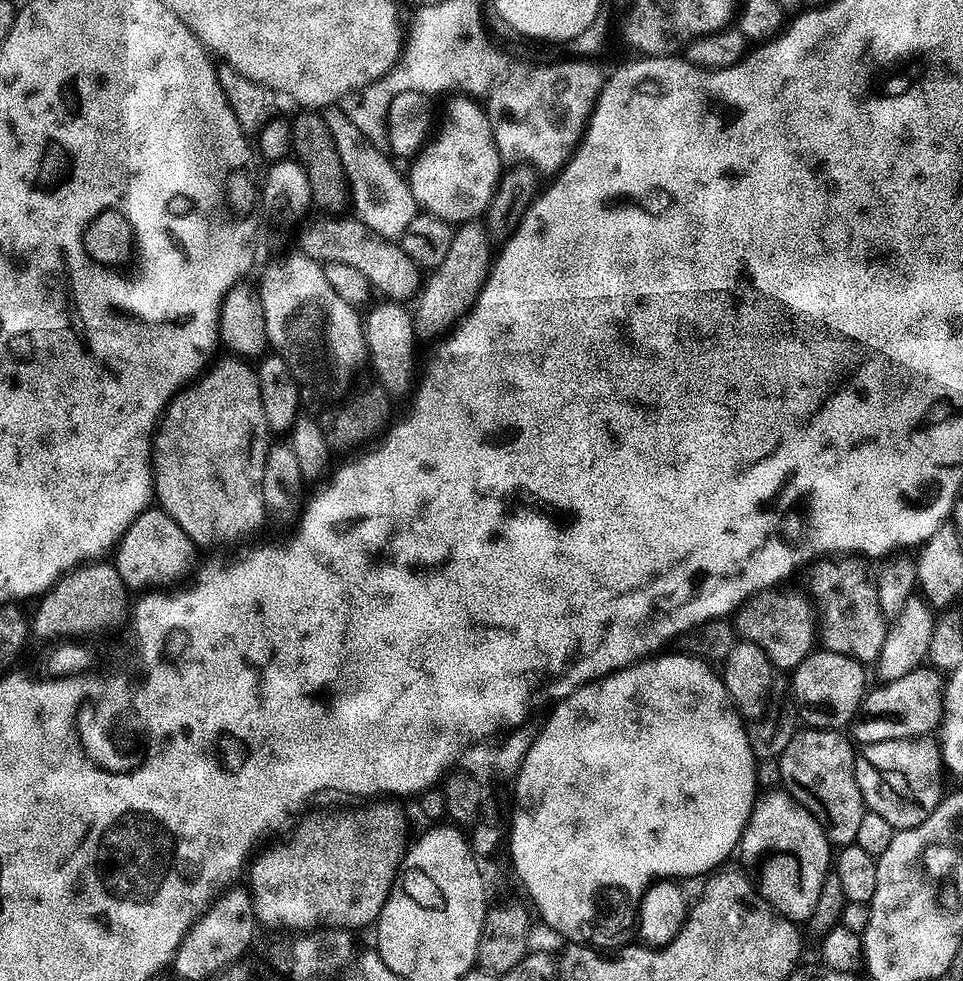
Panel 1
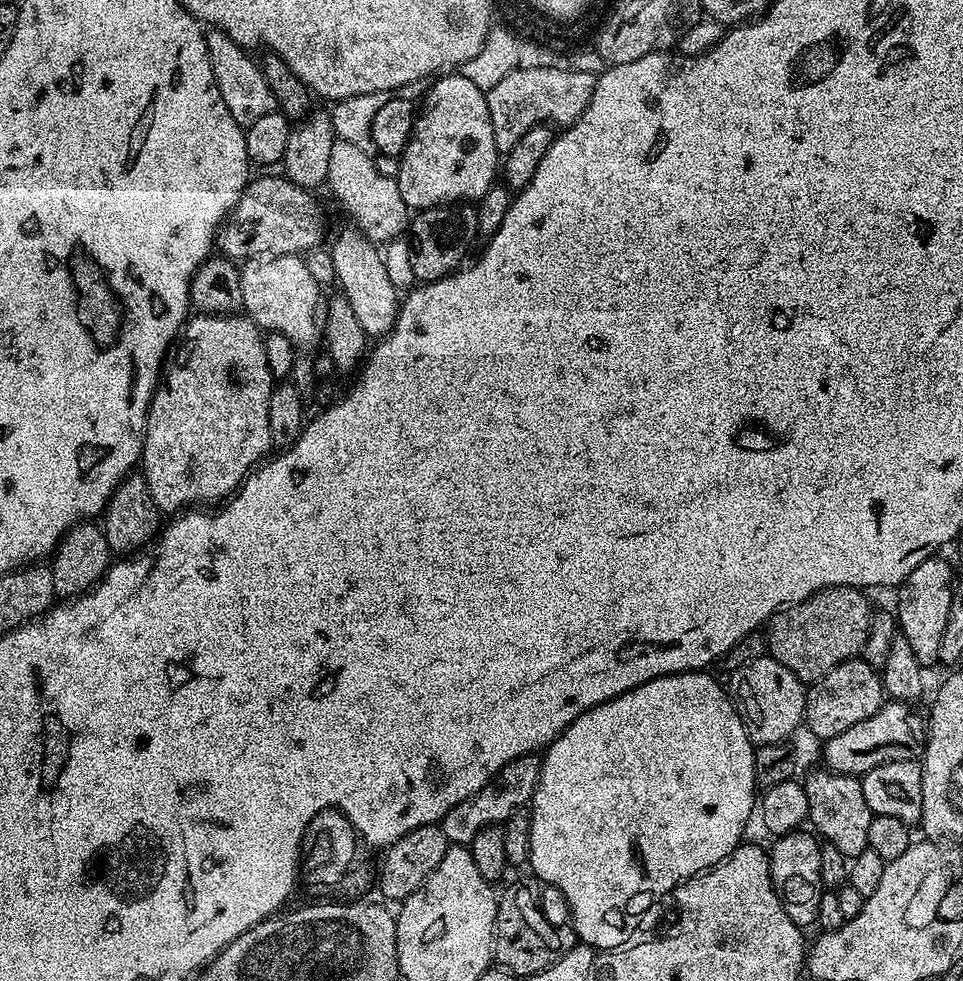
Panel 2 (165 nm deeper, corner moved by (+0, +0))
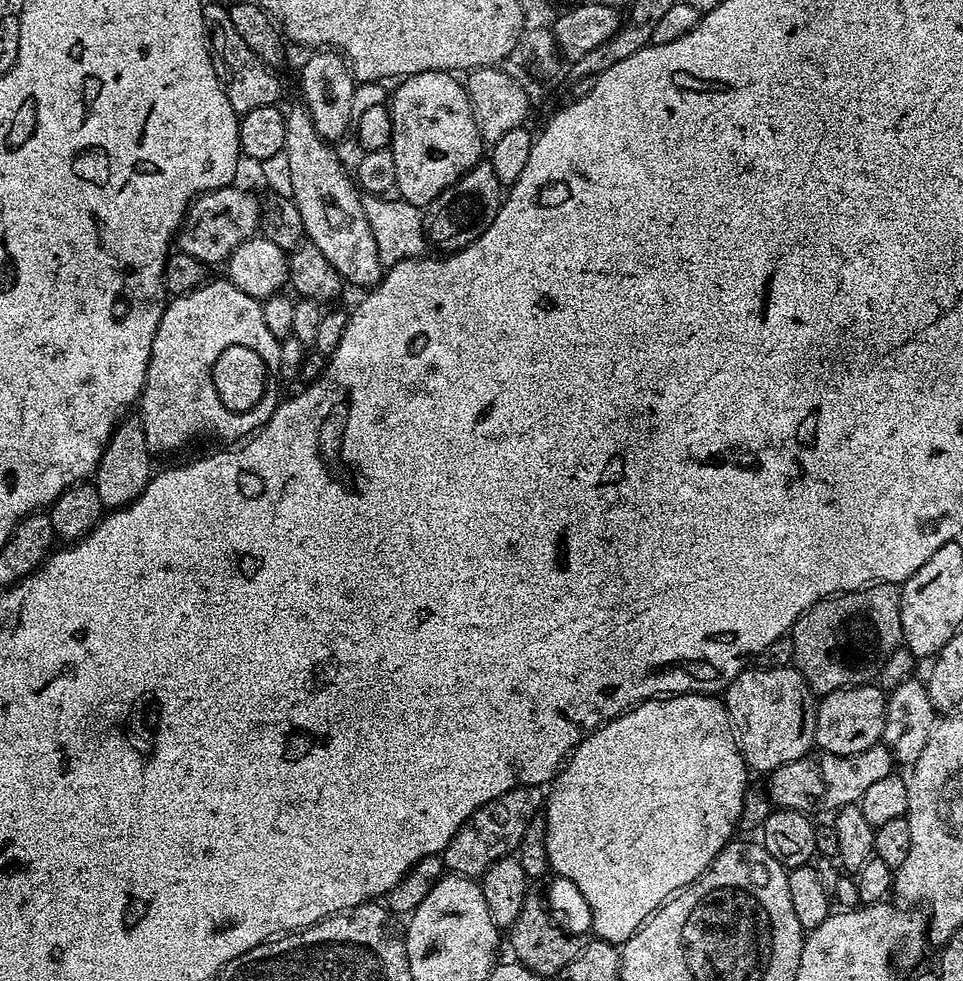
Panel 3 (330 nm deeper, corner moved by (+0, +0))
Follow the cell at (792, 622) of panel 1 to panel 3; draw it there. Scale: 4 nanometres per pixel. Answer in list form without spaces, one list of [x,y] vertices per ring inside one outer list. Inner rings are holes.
[[[877,582],[863,590],[829,596],[803,612],[790,635],[793,638],[794,667],[804,675],[813,693],[823,694],[848,688],[851,684],[875,681],[880,675],[878,657],[896,651],[904,639],[900,588],[895,584]]]

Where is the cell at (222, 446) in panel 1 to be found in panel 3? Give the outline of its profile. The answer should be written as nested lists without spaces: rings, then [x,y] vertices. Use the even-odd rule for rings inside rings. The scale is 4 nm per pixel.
[[[227,278],[211,280],[200,284],[186,294],[171,297],[164,305],[164,313],[158,322],[158,330],[154,334],[154,346],[150,350],[150,362],[148,363],[144,391],[140,393],[138,401],[138,409],[140,408],[138,419],[146,434],[149,449],[156,454],[159,454],[159,452],[176,452],[179,448],[186,447],[191,440],[198,439],[199,436],[217,436],[220,440],[243,441],[263,428],[266,421],[274,414],[276,405],[282,399],[282,393],[280,393],[280,340],[274,334],[270,334],[270,329],[267,328],[266,321],[262,318],[261,301],[254,299],[242,290],[238,290],[238,286],[234,286],[232,281]]]

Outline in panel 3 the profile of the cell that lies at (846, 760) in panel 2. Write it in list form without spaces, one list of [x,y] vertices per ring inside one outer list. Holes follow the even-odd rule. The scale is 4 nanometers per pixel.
[[[883,743],[853,756],[835,756],[829,752],[816,750],[771,772],[772,784],[767,785],[768,795],[771,796],[773,805],[781,809],[805,814],[817,814],[816,812],[832,814],[848,804],[860,801],[864,791],[874,782],[893,775],[892,767],[894,767],[892,754]]]

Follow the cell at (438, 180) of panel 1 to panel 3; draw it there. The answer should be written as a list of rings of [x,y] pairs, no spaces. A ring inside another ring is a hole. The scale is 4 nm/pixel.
[[[419,72],[413,76],[403,77],[395,85],[390,96],[392,110],[392,143],[390,149],[394,156],[395,191],[400,191],[399,199],[405,204],[424,210],[442,190],[446,190],[462,174],[466,174],[475,164],[481,163],[486,152],[485,141],[480,138],[480,131],[470,106],[467,87],[460,84],[450,72]]]

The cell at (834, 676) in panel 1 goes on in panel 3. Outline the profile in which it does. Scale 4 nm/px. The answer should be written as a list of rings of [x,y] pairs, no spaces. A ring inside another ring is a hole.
[[[872,682],[823,693],[816,706],[815,747],[835,756],[853,756],[870,750],[881,743],[884,734],[885,703],[885,689]]]

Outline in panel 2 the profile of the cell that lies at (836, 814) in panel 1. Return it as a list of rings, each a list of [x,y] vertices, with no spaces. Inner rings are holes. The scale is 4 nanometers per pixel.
[[[827,770],[810,773],[808,777],[803,777],[802,783],[808,799],[807,819],[813,824],[811,827],[827,843],[838,846],[844,856],[851,858],[862,854],[862,850],[869,847],[870,822],[874,815],[866,802],[863,783],[855,776]]]

